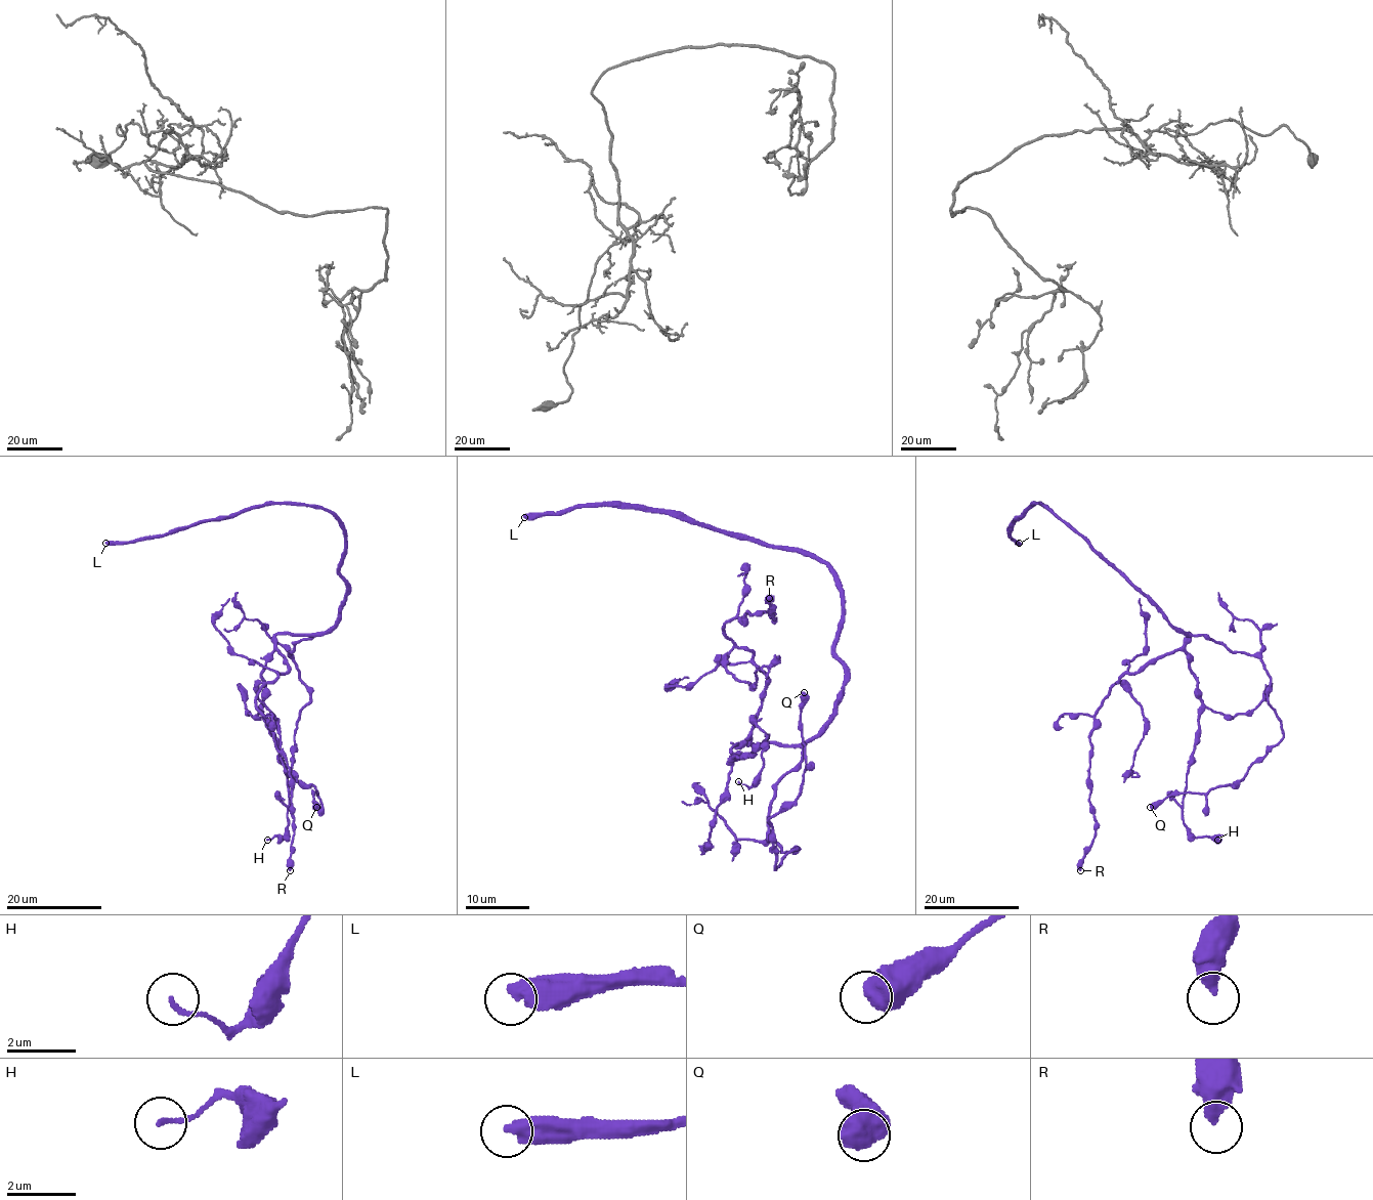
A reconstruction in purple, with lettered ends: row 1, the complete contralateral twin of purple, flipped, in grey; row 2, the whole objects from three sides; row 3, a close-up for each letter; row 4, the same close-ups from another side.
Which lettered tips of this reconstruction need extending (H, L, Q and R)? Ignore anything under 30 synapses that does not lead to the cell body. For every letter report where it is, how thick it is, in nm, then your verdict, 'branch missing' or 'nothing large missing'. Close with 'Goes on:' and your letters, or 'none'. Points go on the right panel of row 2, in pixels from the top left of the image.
H: at (1217, 840); 120 nm thick; nothing large missing
L: at (1019, 543); 550 nm thick; branch missing
Q: at (1150, 807); 800 nm thick; nothing large missing
R: at (1080, 870); 460 nm thick; nothing large missing
Goes on: L

